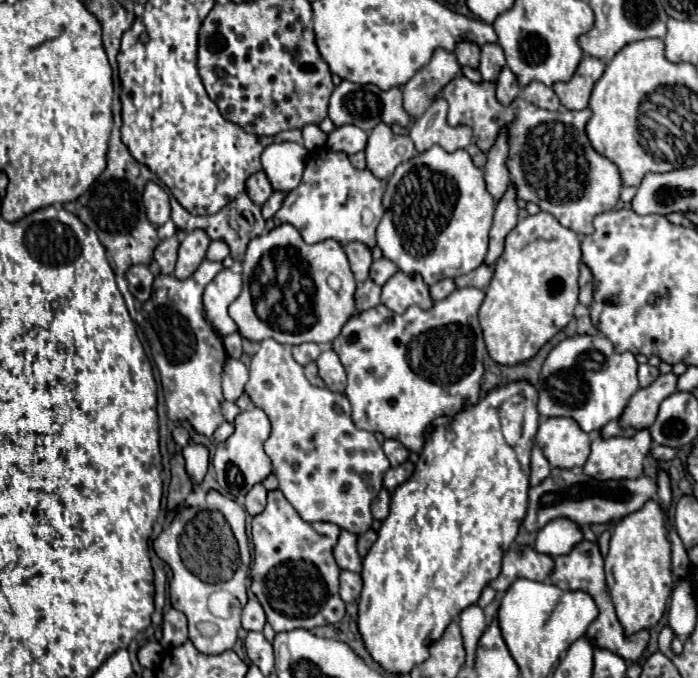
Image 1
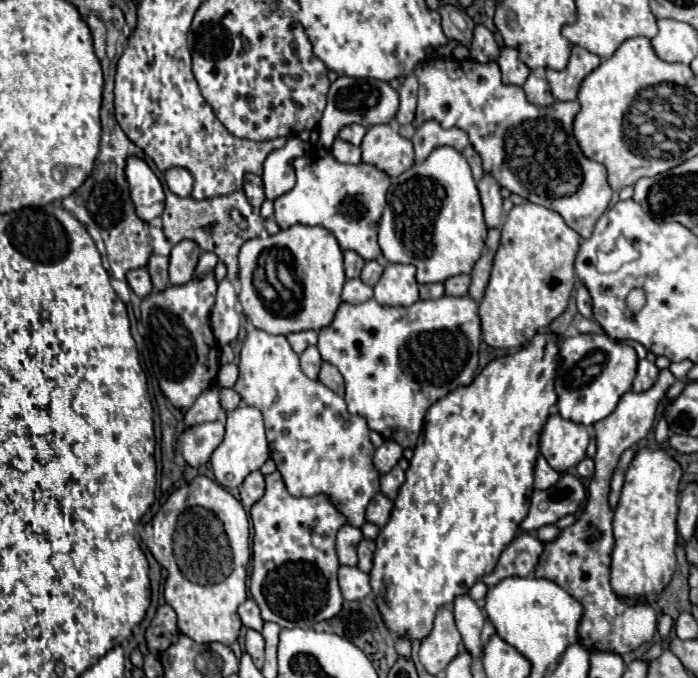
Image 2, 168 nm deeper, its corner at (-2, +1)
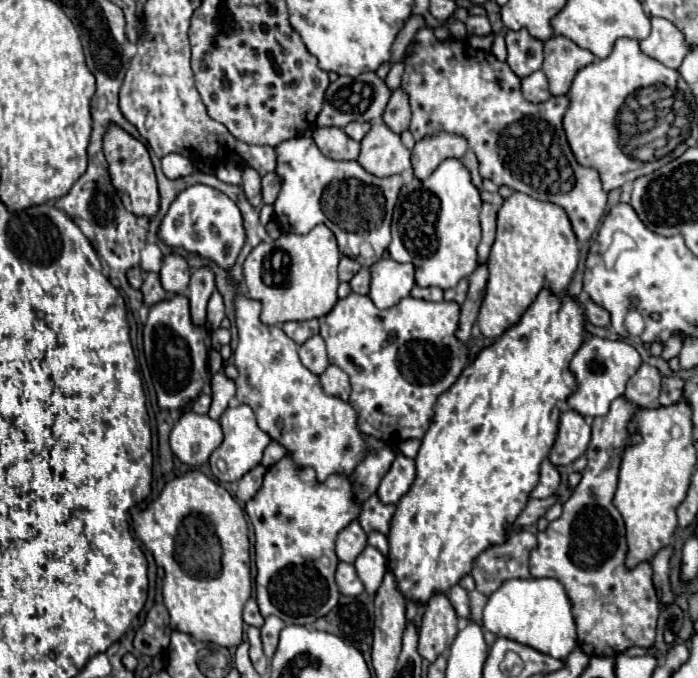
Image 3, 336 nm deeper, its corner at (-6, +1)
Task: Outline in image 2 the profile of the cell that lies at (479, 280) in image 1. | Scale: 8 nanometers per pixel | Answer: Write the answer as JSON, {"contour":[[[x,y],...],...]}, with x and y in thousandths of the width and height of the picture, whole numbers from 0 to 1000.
{"contour":[[[670,404],[648,407],[645,413],[636,416],[636,422],[639,422],[639,434],[645,434],[645,437],[665,437],[665,434],[670,434],[670,425],[673,425],[673,407]]]}

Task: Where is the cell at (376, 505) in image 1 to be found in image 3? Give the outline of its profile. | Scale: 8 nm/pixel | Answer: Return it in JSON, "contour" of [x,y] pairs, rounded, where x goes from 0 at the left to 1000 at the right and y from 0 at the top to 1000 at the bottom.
{"contour":[[[530,732],[516,749],[513,770],[521,779],[521,785],[536,785],[539,782],[539,785],[556,788],[564,752],[567,752],[564,743],[547,743],[542,737],[542,732]]]}

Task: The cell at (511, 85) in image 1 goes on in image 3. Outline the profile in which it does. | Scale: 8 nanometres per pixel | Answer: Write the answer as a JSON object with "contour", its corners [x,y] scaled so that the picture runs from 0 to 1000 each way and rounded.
{"contour":[[[754,41],[742,47],[728,44],[722,56],[728,68],[728,97],[742,115],[751,115],[777,100],[777,59],[759,53]]]}

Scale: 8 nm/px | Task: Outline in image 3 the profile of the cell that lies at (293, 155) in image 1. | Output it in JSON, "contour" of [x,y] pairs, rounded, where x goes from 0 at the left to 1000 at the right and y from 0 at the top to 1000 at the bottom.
{"contour":[[[387,254],[375,263],[375,301],[393,301],[395,292],[398,292],[398,283],[401,283],[401,260]]]}

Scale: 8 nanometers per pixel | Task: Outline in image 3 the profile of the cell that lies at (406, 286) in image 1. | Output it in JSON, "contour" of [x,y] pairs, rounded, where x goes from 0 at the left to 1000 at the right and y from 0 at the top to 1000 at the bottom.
{"contour":[[[547,381],[530,392],[527,437],[542,454],[559,454],[587,434],[593,422],[593,392]]]}

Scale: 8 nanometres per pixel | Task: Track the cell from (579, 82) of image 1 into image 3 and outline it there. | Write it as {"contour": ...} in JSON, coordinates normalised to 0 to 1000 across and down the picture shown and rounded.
{"contour":[[[791,53],[788,59],[779,62],[779,94],[777,94],[777,106],[782,100],[782,115],[788,121],[788,139],[799,142],[799,139],[814,139],[817,124],[825,112],[825,106],[837,97],[842,97],[845,91],[851,91],[851,83],[845,77],[840,77],[837,71],[828,71],[819,59],[808,56],[808,53]]]}

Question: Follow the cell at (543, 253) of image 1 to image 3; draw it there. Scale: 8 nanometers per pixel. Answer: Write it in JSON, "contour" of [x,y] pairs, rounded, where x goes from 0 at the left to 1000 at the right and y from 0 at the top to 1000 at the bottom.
{"contour":[[[734,283],[711,319],[711,354],[699,378],[699,419],[685,460],[685,481],[693,496],[713,499],[745,472],[777,425],[805,434],[828,392],[828,357],[811,313],[791,301],[768,295],[748,283]]]}

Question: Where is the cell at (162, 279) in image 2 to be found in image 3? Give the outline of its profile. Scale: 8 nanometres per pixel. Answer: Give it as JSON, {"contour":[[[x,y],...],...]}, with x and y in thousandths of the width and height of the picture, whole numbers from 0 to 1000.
{"contour":[[[215,401],[201,425],[203,437],[206,437],[206,451],[215,451],[215,448],[226,448],[226,442],[235,442],[238,440],[238,431],[229,419],[229,407]]]}

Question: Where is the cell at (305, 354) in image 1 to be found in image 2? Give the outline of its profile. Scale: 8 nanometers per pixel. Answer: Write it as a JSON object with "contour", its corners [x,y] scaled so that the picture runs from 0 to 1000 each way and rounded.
{"contour":[[[441,487],[441,490],[424,490],[424,493],[413,496],[413,504],[415,504],[415,510],[418,510],[418,516],[424,522],[433,522],[441,510],[450,510],[456,504],[456,493],[447,490],[447,487]]]}

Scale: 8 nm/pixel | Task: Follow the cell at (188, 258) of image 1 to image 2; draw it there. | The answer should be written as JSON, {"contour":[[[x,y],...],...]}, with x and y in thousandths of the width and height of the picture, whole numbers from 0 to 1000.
{"contour":[[[278,354],[255,357],[244,372],[244,416],[246,419],[266,419],[278,407],[278,395],[284,389],[289,369]]]}

